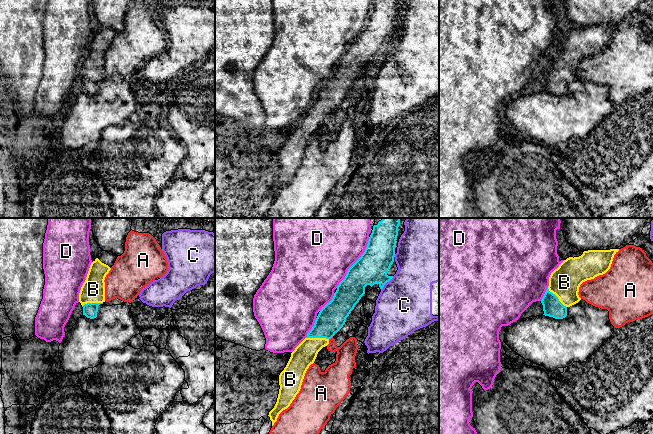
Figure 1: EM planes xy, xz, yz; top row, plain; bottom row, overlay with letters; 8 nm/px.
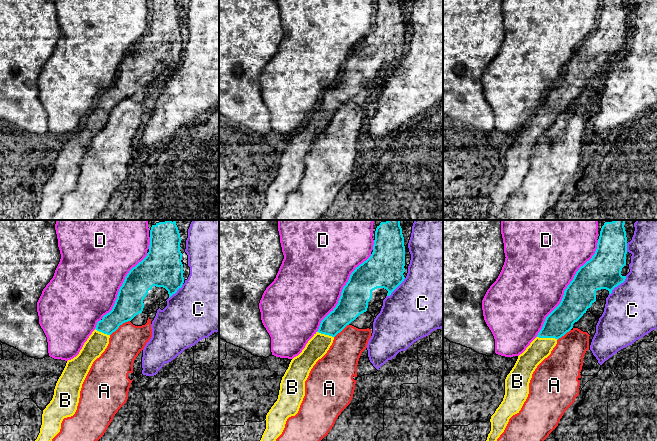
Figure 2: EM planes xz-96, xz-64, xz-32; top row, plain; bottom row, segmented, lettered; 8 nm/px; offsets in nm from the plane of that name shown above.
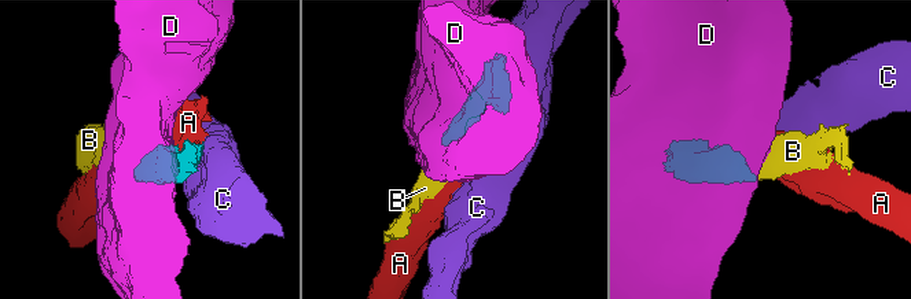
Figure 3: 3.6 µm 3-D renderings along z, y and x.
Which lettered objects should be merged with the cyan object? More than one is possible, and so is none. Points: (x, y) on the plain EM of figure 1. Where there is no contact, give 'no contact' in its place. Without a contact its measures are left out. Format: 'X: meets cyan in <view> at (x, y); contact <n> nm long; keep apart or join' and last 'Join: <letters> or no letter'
A: meets cyan in xz at (330, 114); contact 40 nm long; keep apart
B: meets cyan in xz at (317, 113); contact 180 nm long; join
C: meets cyan in xz at (386, 58); contact 150 nm long; keep apart
D: meets cyan in xz at (355, 38); contact 480 nm long; keep apart
Join: B

